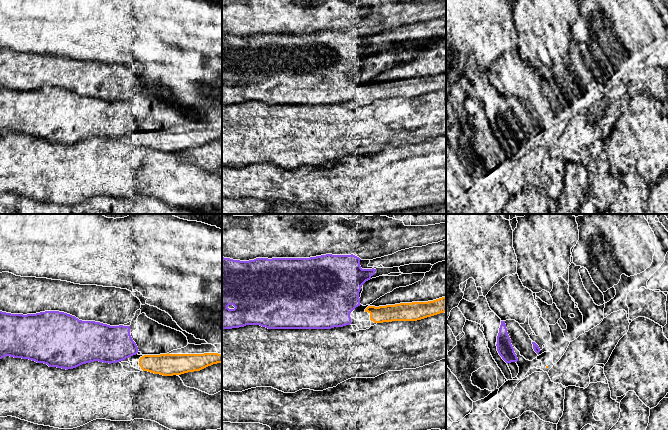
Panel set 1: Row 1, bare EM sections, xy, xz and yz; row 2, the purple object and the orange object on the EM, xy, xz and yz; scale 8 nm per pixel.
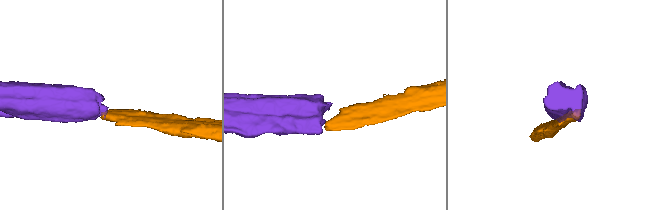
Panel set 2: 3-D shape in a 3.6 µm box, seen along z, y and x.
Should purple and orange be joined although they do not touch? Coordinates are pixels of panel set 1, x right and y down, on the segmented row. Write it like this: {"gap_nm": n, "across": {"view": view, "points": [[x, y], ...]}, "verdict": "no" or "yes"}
{"gap_nm": 50, "across": {"view": "xy", "points": [[136, 353], [140, 357]]}, "verdict": "yes"}

